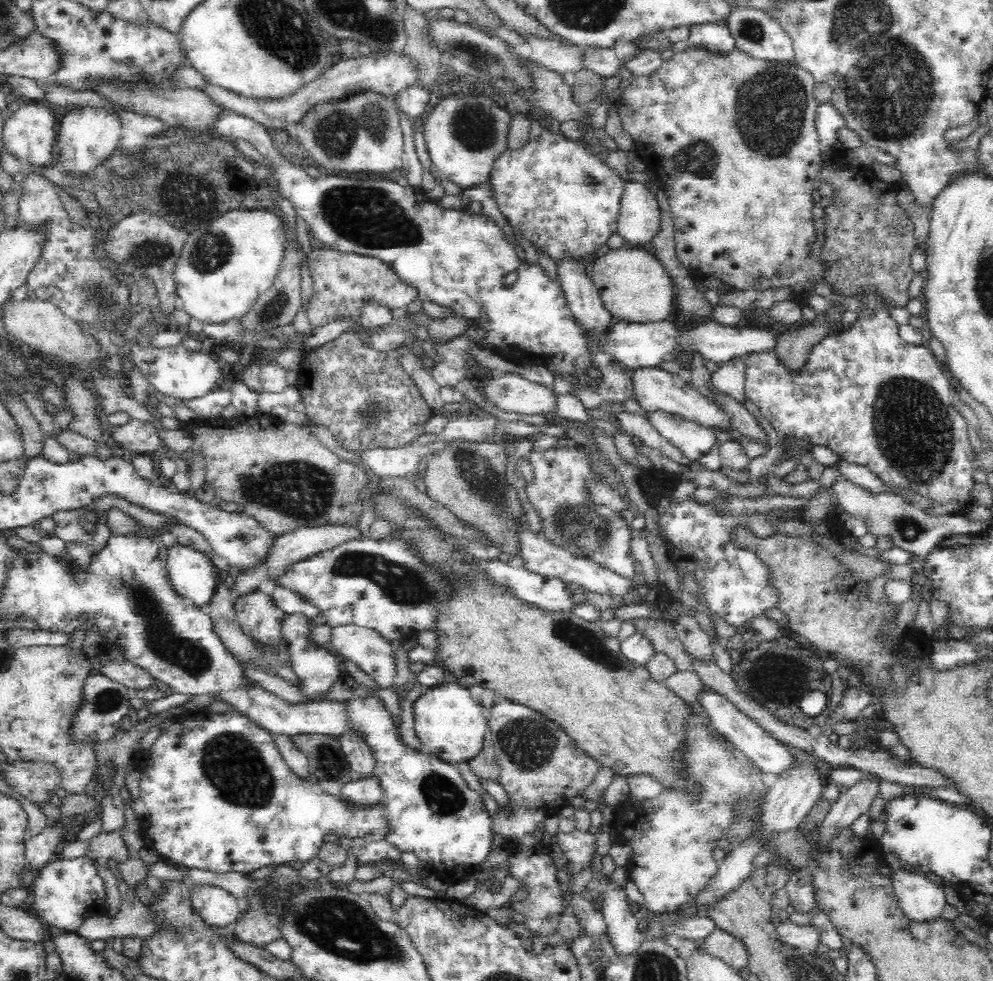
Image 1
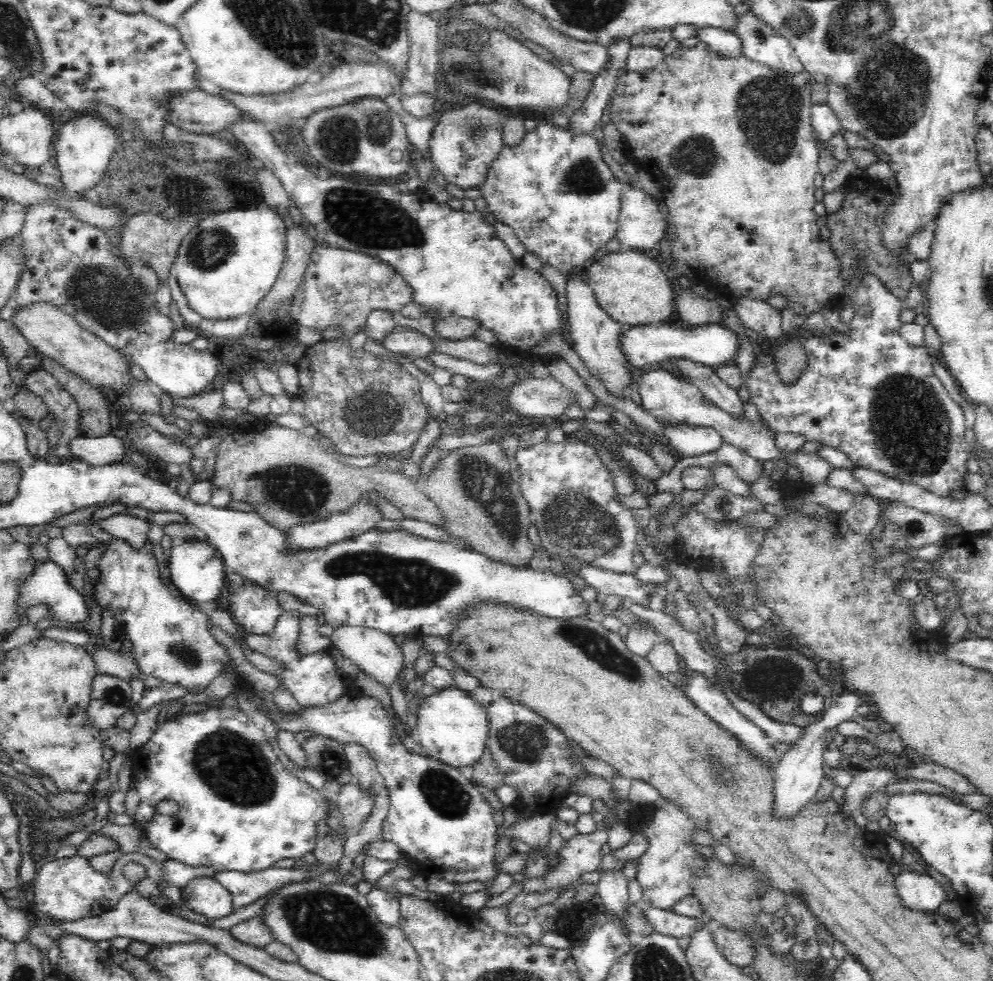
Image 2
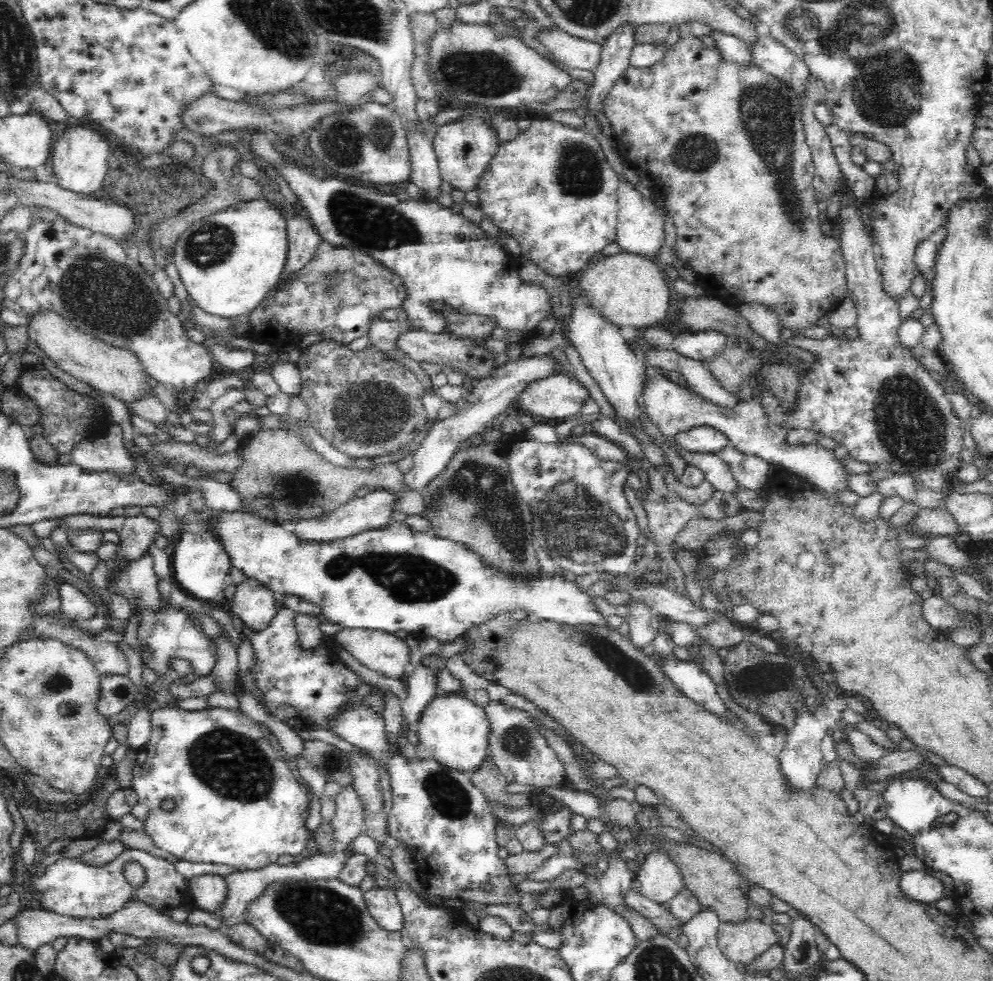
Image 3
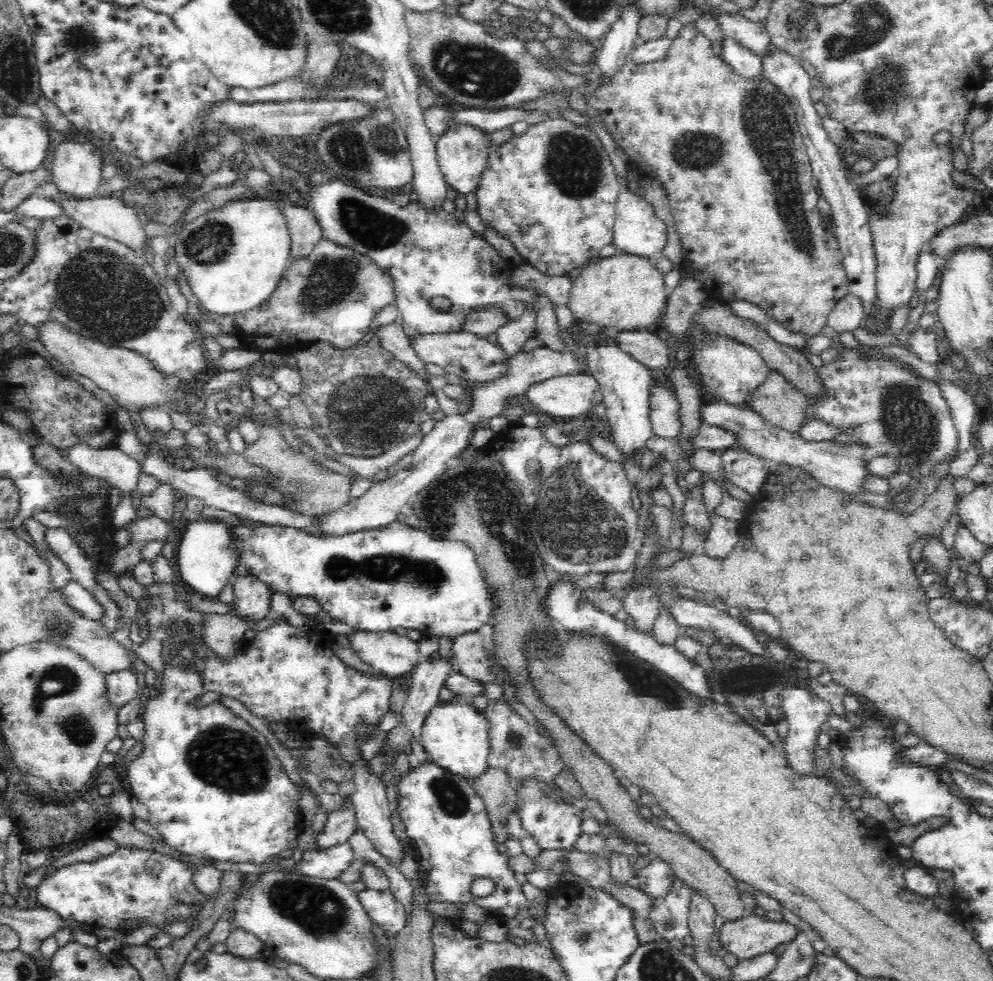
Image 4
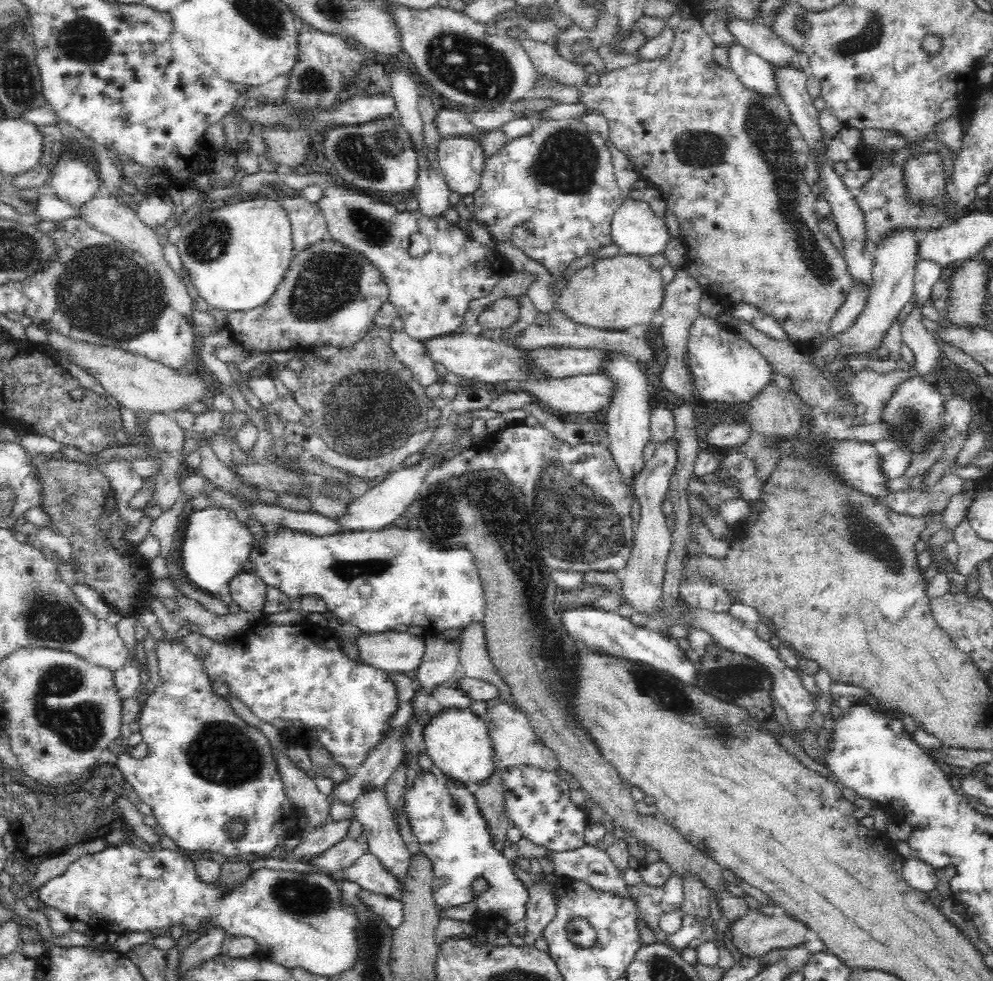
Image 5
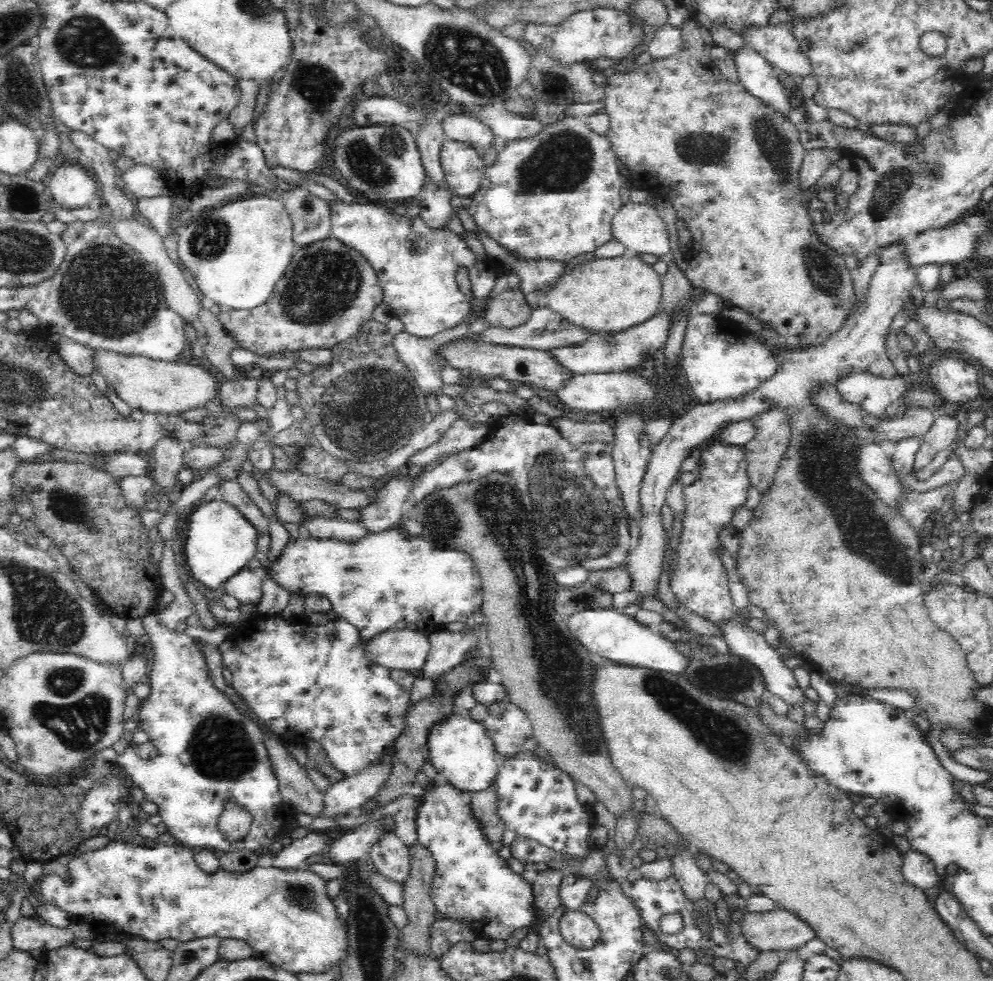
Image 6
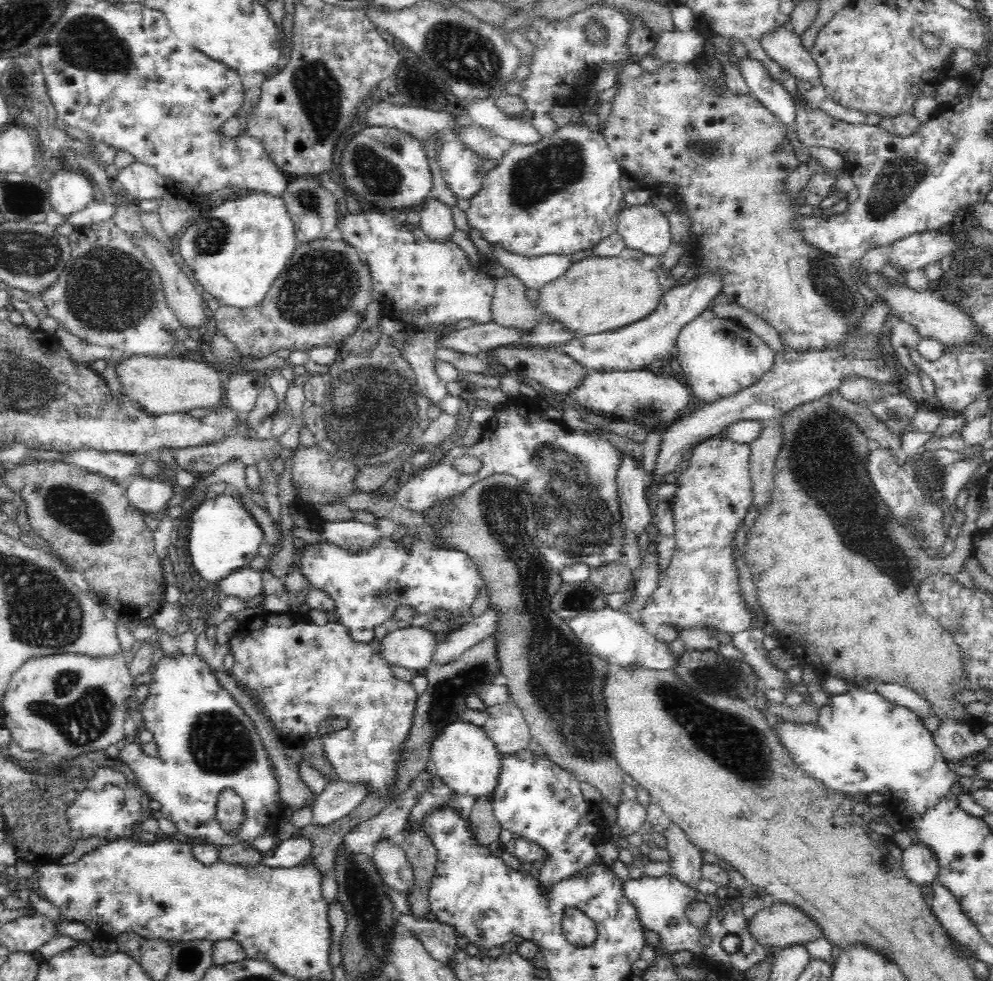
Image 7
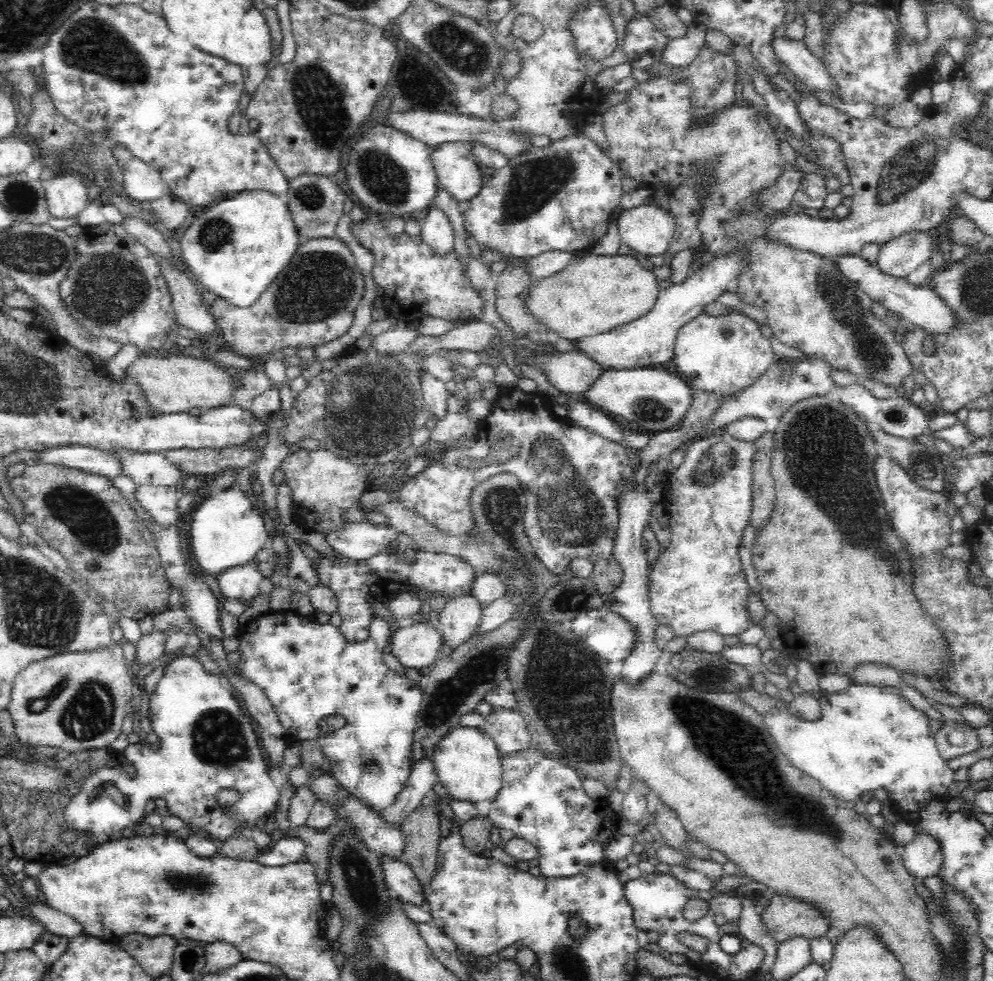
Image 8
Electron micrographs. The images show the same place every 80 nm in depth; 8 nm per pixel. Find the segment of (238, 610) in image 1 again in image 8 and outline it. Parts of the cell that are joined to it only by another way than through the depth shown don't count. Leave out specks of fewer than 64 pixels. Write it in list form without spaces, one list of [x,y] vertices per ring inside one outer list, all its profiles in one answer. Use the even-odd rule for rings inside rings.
[[[250,561],[222,569],[215,578],[219,584],[217,593],[222,599],[238,600],[240,603],[248,604],[259,594],[263,576],[256,564]]]

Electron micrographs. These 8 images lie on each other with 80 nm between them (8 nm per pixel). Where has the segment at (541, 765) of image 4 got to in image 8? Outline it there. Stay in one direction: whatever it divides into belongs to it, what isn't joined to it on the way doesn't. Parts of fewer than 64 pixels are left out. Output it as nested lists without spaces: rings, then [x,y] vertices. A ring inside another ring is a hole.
[[[493,707],[478,729],[495,742],[501,756],[530,748],[531,734],[518,710]]]

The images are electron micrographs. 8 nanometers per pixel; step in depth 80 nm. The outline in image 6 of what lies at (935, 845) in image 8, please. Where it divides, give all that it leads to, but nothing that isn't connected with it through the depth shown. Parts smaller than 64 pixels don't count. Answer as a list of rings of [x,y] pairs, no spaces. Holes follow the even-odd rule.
[[[910,849],[903,854],[903,868],[905,880],[918,888],[935,887],[939,881],[933,861],[922,851]]]

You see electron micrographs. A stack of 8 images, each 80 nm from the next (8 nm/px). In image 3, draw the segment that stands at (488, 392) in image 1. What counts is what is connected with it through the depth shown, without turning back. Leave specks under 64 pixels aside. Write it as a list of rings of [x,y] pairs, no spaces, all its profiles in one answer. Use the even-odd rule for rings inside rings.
[[[558,373],[530,384],[518,398],[518,404],[530,416],[568,419],[579,415],[590,397],[590,390],[576,376]]]

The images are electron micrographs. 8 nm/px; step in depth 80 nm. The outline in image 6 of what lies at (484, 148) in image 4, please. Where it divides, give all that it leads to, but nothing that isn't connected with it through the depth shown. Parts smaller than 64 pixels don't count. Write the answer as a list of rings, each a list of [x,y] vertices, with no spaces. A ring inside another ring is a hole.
[[[448,140],[442,144],[440,162],[449,189],[459,197],[471,197],[484,178],[482,155],[469,144]]]

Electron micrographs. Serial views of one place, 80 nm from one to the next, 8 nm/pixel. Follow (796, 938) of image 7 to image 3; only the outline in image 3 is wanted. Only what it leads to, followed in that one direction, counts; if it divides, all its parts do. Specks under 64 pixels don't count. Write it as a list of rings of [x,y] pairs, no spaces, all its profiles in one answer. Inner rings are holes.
[[[748,917],[737,923],[721,922],[717,946],[730,962],[747,965],[778,944],[778,938],[769,922]]]

